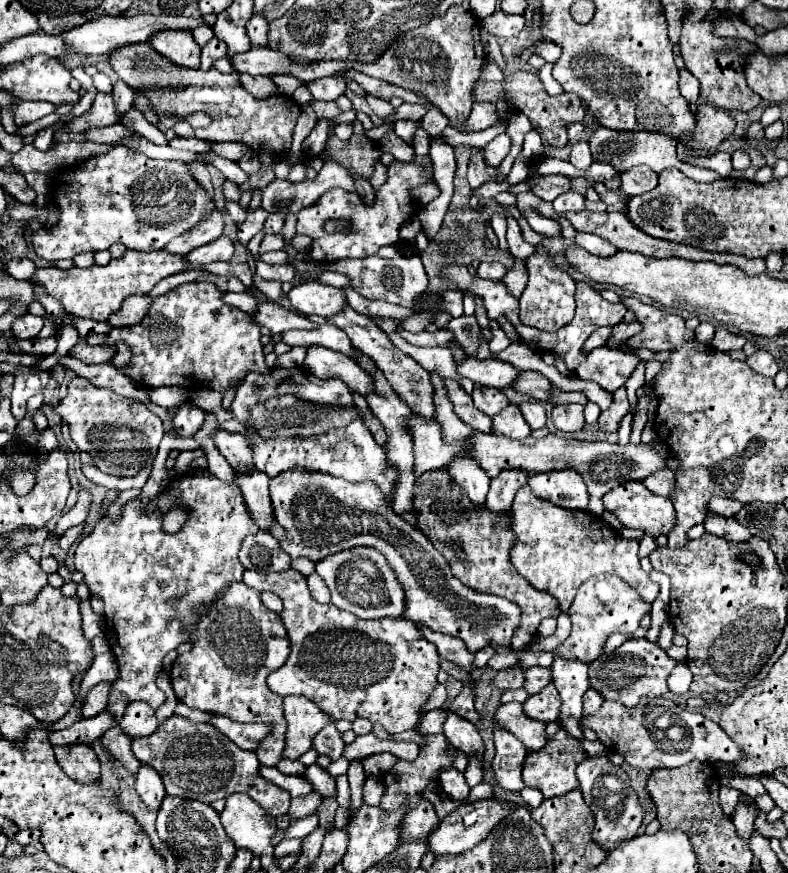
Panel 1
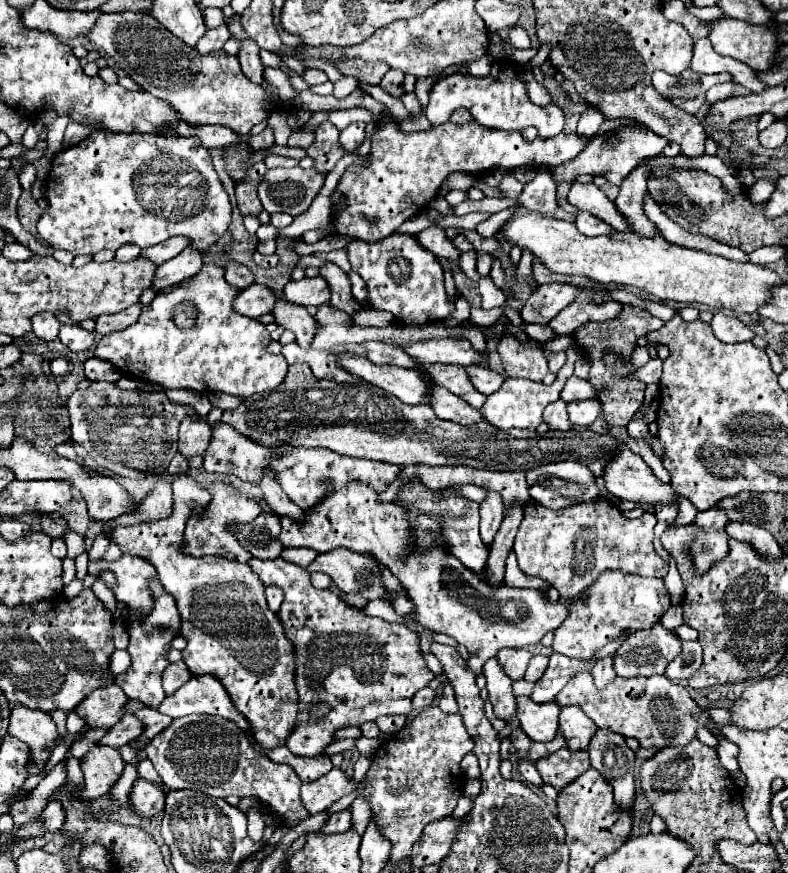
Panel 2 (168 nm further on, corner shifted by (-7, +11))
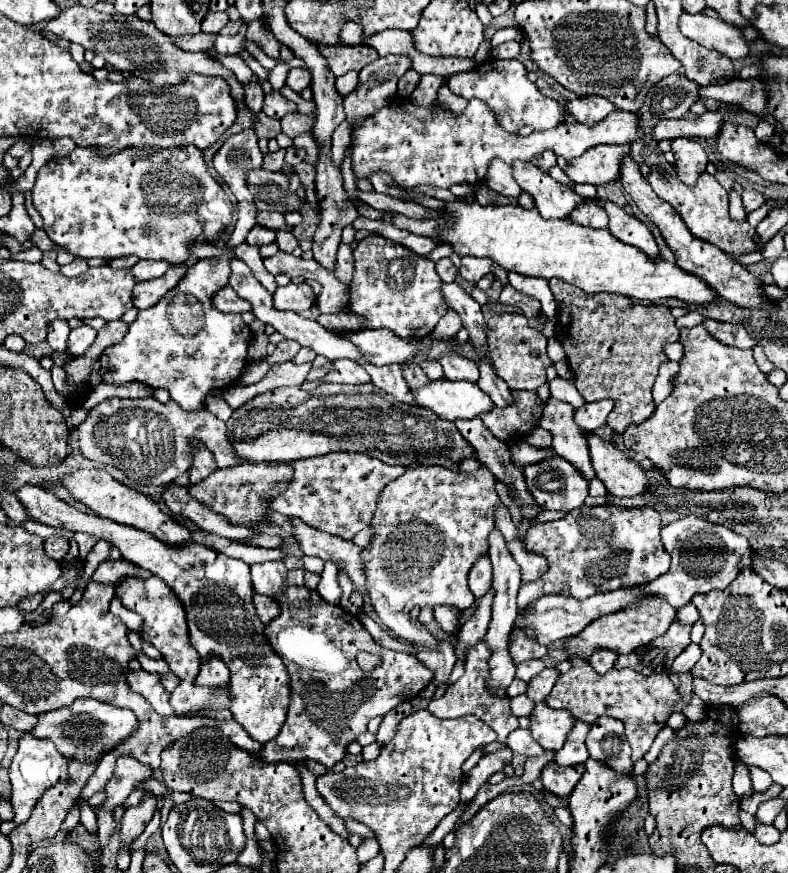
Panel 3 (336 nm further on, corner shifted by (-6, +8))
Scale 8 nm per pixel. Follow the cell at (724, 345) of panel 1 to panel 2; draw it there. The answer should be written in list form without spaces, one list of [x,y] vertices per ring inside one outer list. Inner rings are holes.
[[[715,314],[711,320],[711,328],[719,340],[731,342],[731,344],[745,342],[755,336],[755,332],[751,328],[747,328],[739,318],[725,316],[725,314]]]

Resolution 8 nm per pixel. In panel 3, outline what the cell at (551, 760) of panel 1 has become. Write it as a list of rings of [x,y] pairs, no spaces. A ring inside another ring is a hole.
[[[554,763],[546,765],[542,771],[542,783],[544,789],[556,797],[568,797],[576,783],[580,781],[584,773],[584,765],[578,767],[554,767]]]

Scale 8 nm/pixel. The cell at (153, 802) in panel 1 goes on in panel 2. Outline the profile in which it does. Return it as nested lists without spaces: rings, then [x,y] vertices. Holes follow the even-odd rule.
[[[137,778],[131,790],[131,804],[135,806],[135,812],[141,816],[155,816],[165,808],[165,796],[167,792],[163,792],[159,784],[155,788],[155,782]]]

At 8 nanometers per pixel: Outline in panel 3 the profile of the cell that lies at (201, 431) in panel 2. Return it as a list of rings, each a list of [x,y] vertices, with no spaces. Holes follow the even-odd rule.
[[[198,451],[198,459],[194,459],[194,467],[190,467],[190,483],[200,483],[208,475],[216,471],[216,461],[208,451]]]

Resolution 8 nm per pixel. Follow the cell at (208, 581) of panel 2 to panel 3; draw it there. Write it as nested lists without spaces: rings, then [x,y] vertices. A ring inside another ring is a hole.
[[[22,485],[18,491],[14,491],[14,495],[26,507],[32,521],[68,529],[74,533],[82,531],[100,539],[104,537],[112,545],[116,545],[122,551],[122,557],[126,557],[130,563],[152,571],[168,587],[172,587],[184,603],[190,643],[196,647],[202,661],[206,661],[206,655],[214,651],[232,671],[230,709],[234,721],[238,721],[246,729],[246,733],[258,743],[266,743],[280,733],[290,703],[290,677],[282,659],[274,655],[272,647],[268,645],[264,623],[258,621],[258,615],[254,611],[250,567],[244,561],[232,559],[198,543],[194,543],[194,547],[182,547],[182,551],[174,551],[174,547],[158,543],[158,539],[146,535],[146,531],[136,531],[134,527],[126,527],[110,519],[80,513],[78,509],[54,497],[50,491],[44,491],[36,485]],[[210,593],[214,593],[216,601],[210,601]]]

